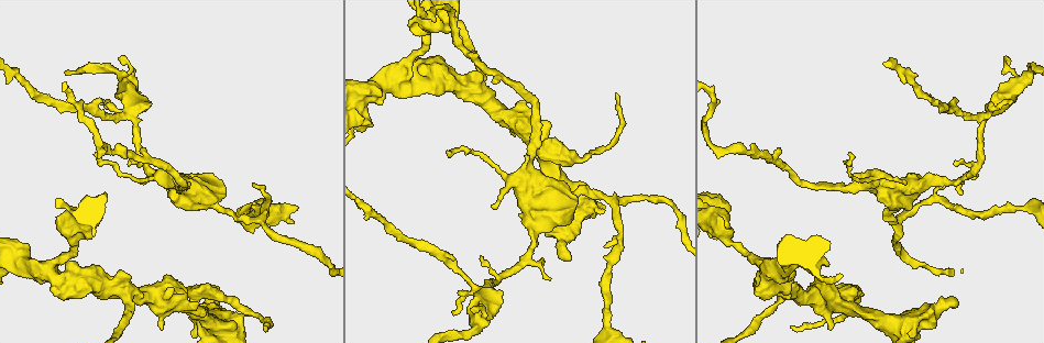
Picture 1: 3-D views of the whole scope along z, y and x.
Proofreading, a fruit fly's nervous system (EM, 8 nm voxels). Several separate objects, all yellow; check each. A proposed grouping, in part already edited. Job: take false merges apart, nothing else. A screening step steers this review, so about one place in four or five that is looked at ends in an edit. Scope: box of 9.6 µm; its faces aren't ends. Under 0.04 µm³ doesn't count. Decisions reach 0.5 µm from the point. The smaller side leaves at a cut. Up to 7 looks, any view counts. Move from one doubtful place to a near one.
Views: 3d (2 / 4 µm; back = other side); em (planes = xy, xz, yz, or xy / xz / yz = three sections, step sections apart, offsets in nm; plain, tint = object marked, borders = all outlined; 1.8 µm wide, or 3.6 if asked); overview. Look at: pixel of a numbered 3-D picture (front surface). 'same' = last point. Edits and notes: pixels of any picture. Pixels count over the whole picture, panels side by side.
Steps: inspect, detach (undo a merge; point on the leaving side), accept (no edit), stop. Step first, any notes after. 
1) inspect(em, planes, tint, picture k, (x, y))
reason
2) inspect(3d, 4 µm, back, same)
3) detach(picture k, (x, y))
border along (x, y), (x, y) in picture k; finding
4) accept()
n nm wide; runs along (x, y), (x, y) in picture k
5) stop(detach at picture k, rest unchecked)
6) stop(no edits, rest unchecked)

inspect(em, planes, tint, picture 1, (854, 308))
three-way junction

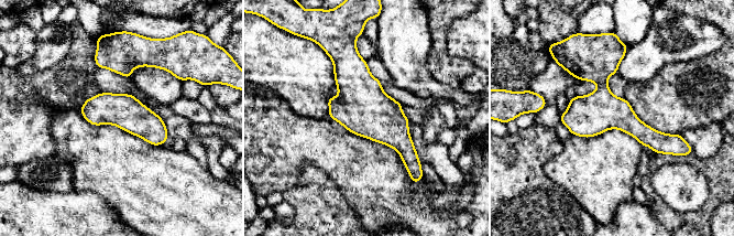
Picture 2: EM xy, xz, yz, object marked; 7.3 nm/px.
accept()
runs along (607, 49), (602, 94), (667, 151) in picture 2; all the same cell

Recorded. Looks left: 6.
inspect(3d, 2 µm, picture 1, (125, 287))
sudden change in width

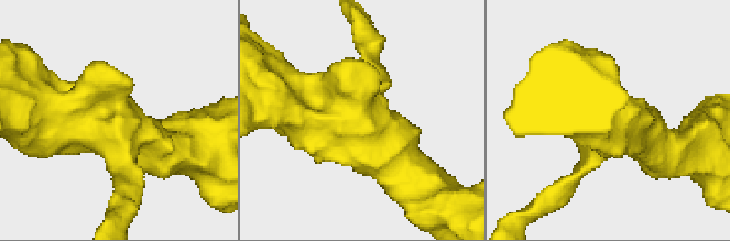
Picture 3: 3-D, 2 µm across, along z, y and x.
inspect(em, planes, tint, picture 3, (108, 127))
need the tissue

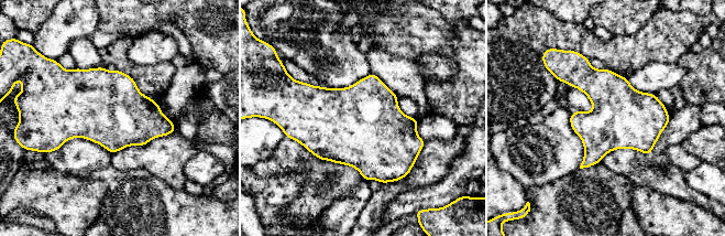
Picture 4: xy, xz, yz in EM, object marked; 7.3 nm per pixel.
accept()
all the same cell

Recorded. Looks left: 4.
inspect(em, planes, tint, picture 1, (724, 235))
calibre changes

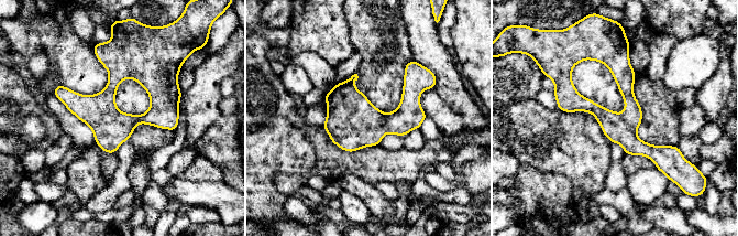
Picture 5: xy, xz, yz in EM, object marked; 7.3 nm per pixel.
accept()
runs along (609, 53), (625, 76), (630, 136), (660, 167) in picture 5; all the same cell

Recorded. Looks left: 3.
stop(no edits, rest unchecked)

